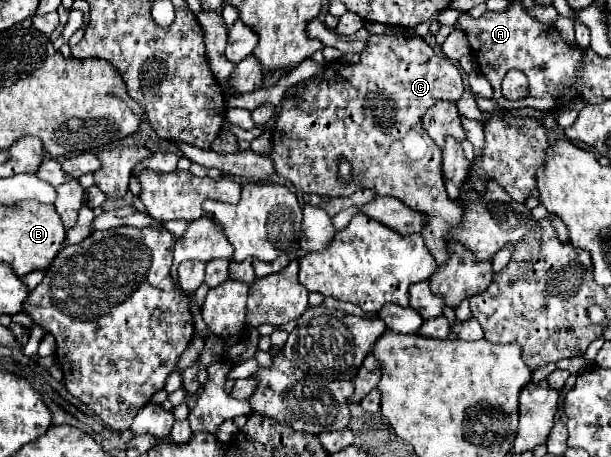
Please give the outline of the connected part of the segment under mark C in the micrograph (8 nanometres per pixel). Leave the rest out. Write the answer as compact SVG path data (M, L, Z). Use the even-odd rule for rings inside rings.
M372 36L368 38L368 50L360 54L360 64L350 66L342 60L328 62L320 76L314 76L298 84L296 98L282 102L278 122L272 130L272 162L276 172L288 178L298 190L324 196L350 196L360 188L370 188L380 196L394 196L418 212L430 216L426 232L422 232L428 250L438 266L448 260L448 244L456 240L456 230L462 222L462 208L446 196L442 176L442 152L426 136L422 128L422 116L438 100L456 102L464 92L464 84L458 66L434 54L434 50L422 38L406 36ZM344 156L352 164L350 184L338 180L338 158Z

